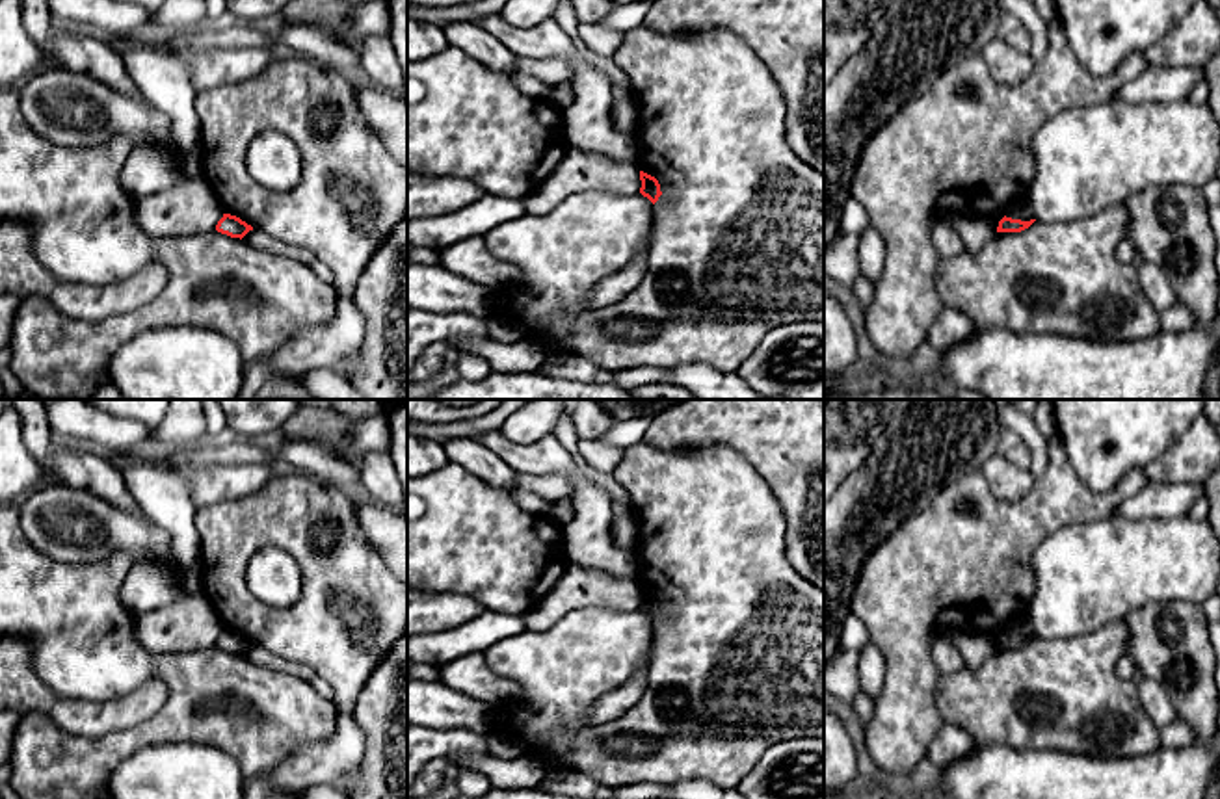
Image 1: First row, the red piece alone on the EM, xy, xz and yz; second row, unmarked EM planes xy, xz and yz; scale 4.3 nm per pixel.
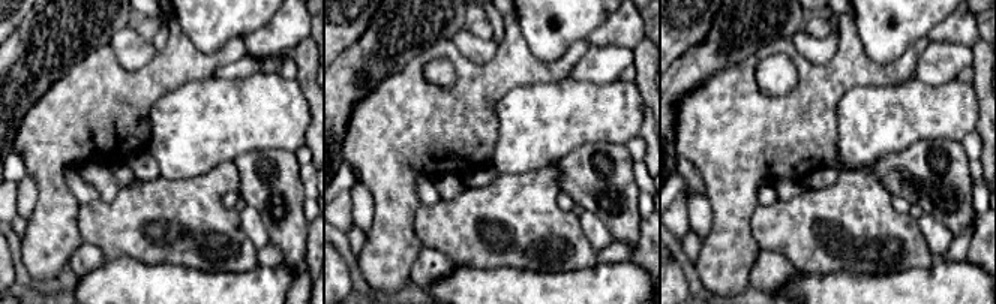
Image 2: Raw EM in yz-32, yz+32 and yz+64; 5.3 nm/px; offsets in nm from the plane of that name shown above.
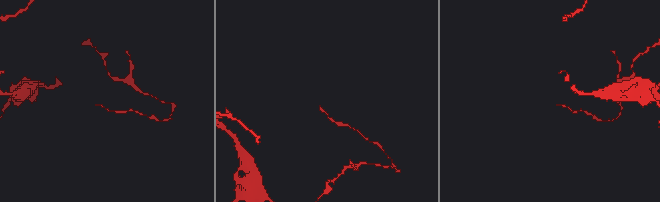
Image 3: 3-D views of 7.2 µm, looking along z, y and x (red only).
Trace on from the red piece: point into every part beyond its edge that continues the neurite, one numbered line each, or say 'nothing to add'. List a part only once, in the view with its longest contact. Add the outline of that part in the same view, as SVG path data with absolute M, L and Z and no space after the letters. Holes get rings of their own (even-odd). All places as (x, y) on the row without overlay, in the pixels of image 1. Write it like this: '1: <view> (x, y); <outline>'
nothing to add

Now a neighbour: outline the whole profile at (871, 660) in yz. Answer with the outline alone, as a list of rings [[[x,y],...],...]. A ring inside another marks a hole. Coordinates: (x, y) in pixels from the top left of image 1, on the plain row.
[[[867,641],[859,652],[859,691],[872,701],[880,695],[885,678],[885,658],[882,650]]]

